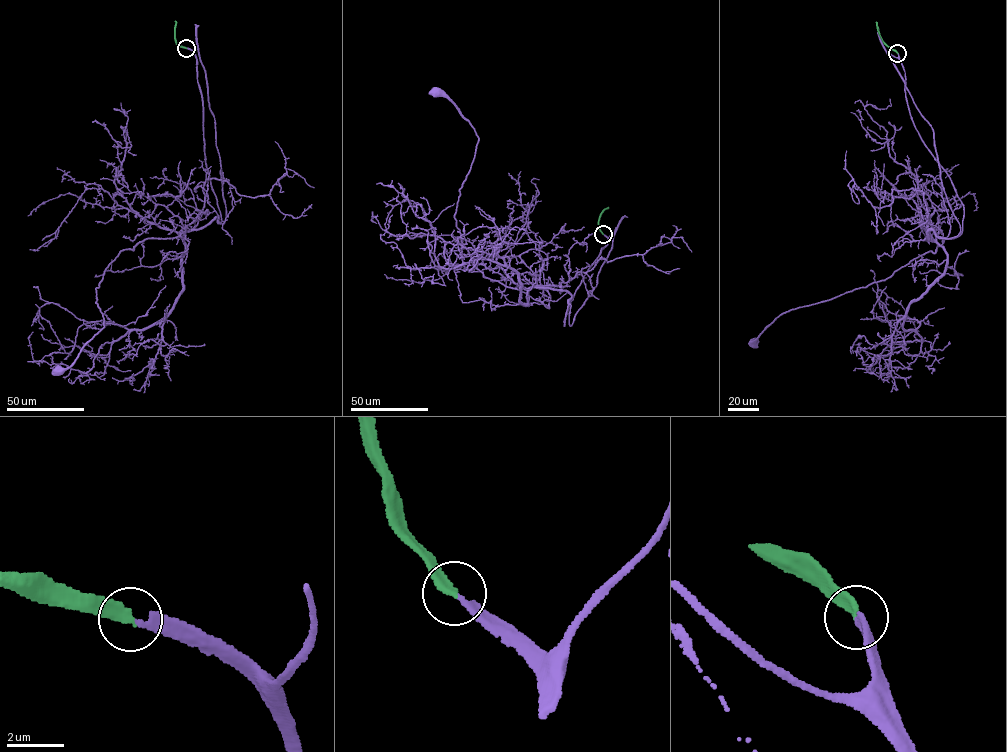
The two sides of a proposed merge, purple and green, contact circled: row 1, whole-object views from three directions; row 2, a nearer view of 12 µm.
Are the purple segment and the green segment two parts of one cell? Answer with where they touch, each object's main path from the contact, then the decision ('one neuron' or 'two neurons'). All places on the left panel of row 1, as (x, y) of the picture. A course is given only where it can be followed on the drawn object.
(186, 48) | purple via (186, 48), (196, 58), (205, 160), (221, 223), (216, 217), (120, 252), (96, 288), (103, 327), (58, 371) | green via (186, 48), (177, 45), (175, 21) | one neuron

